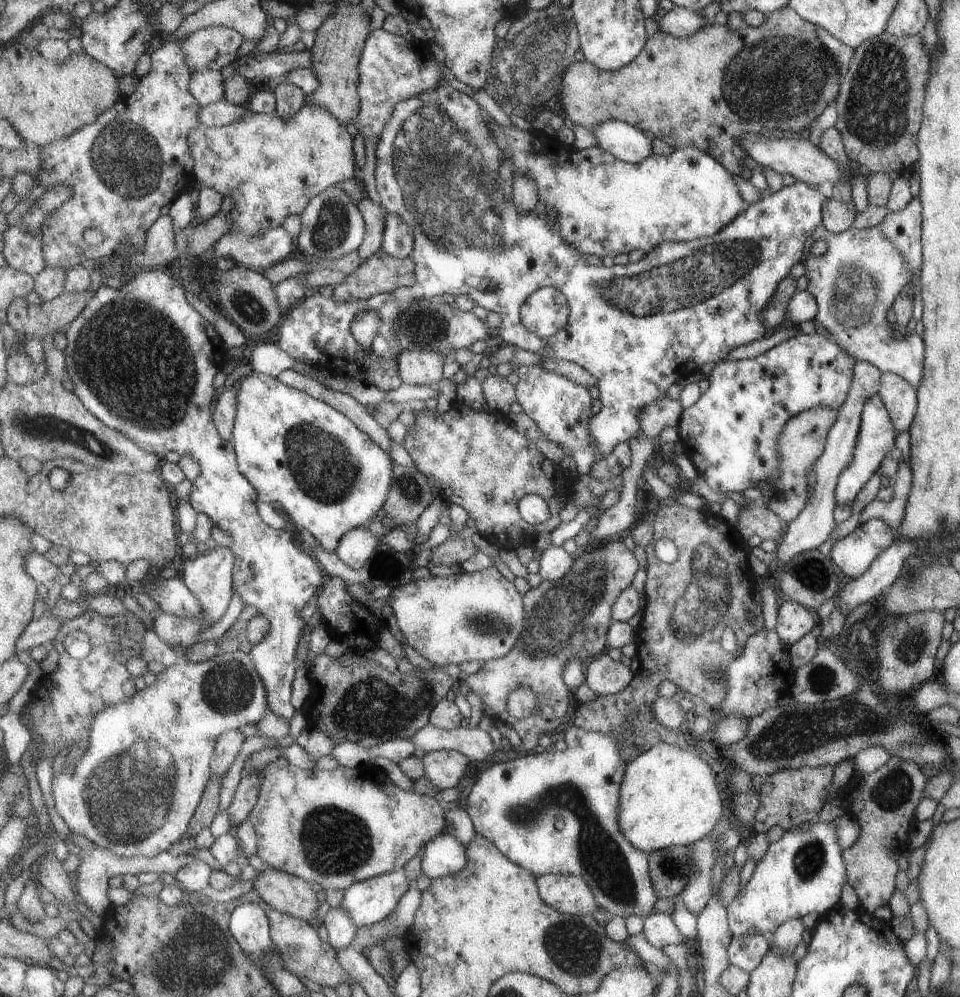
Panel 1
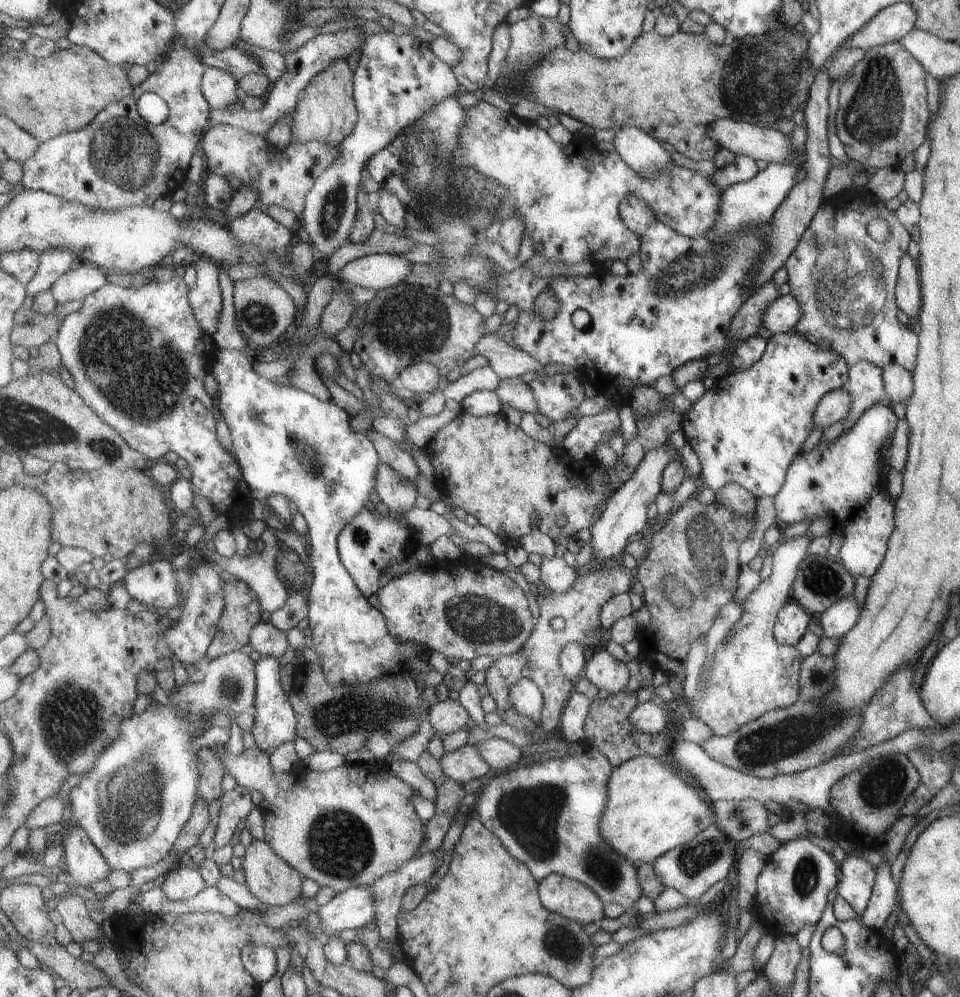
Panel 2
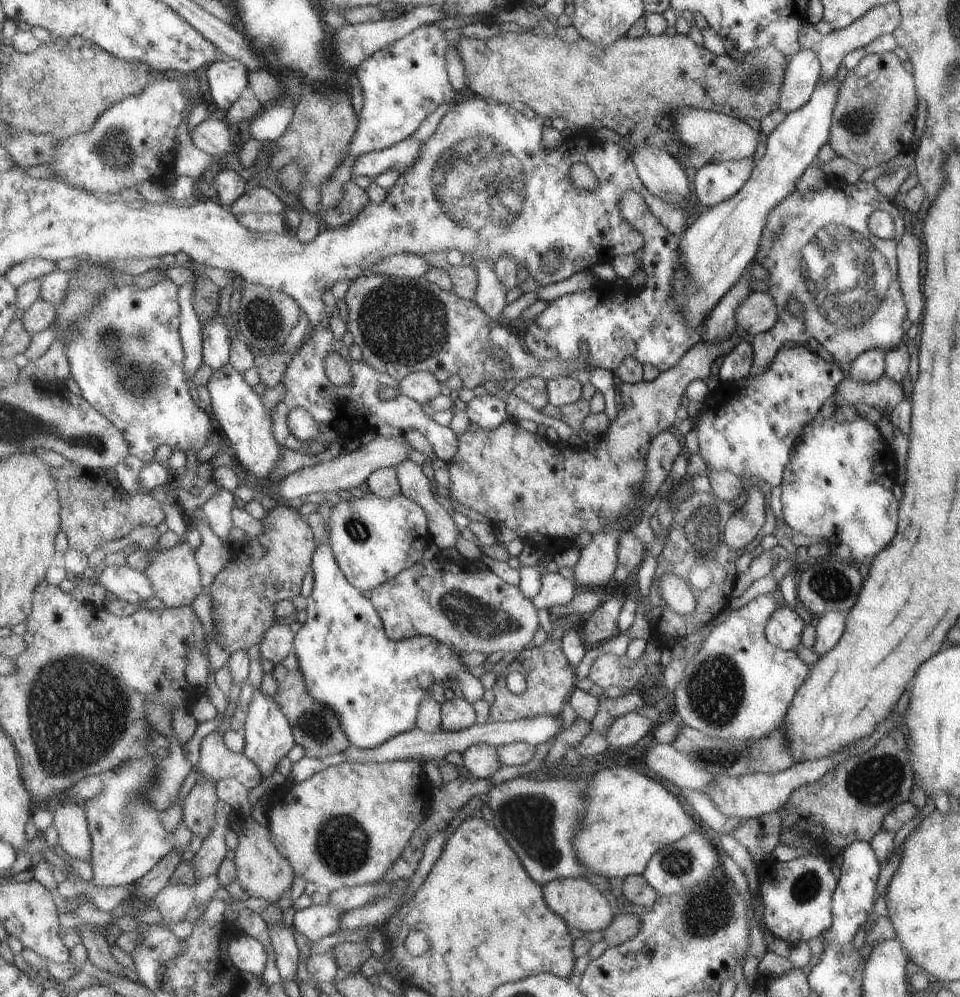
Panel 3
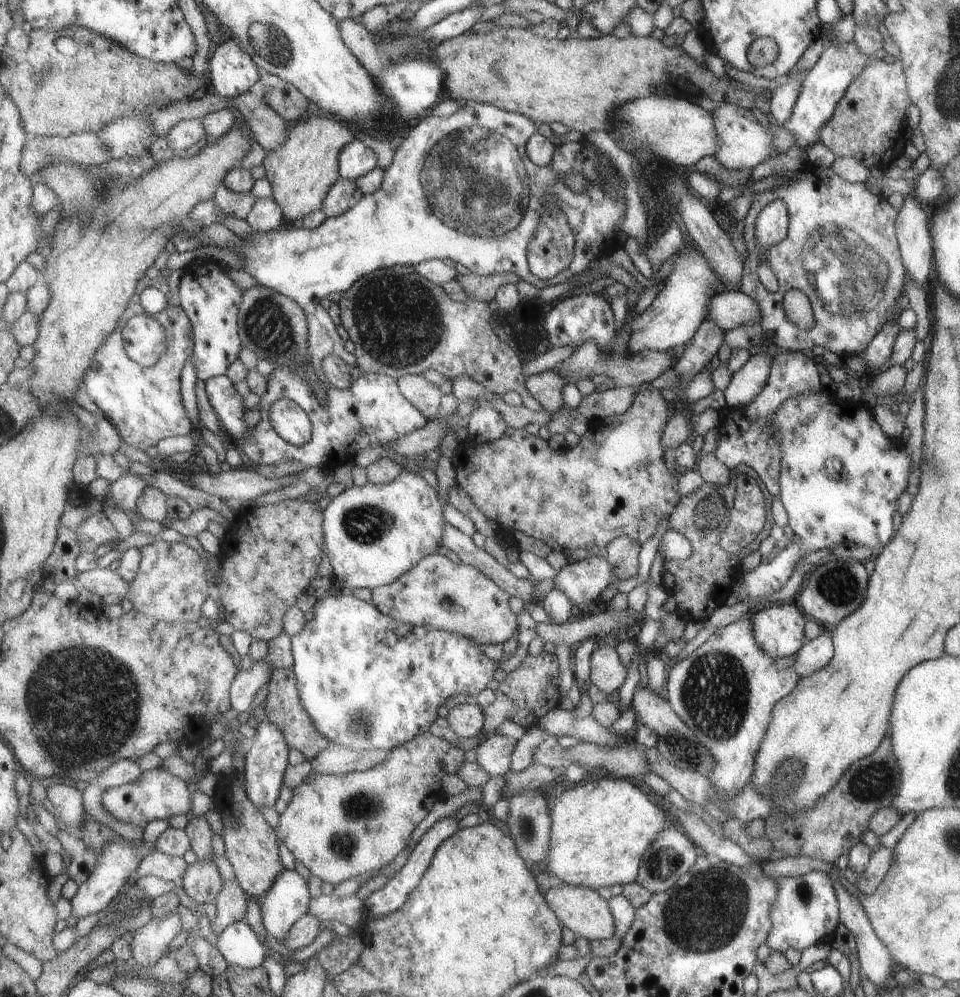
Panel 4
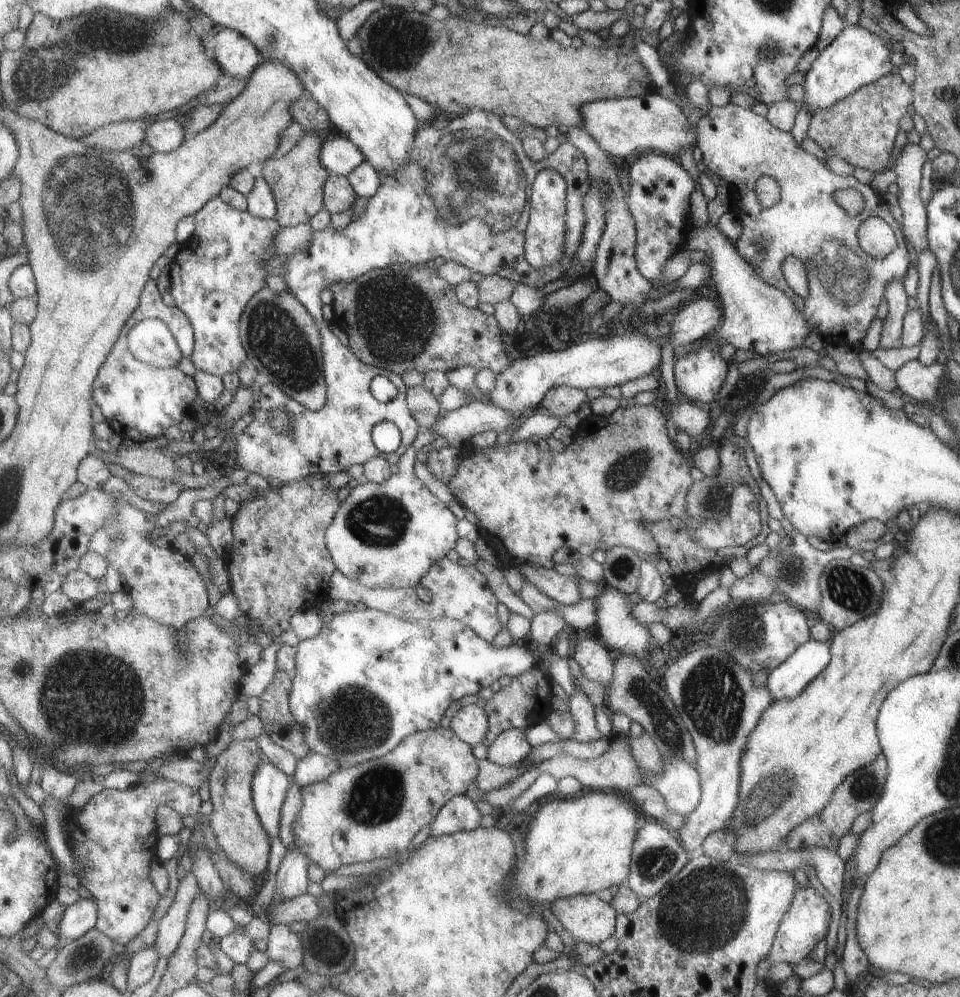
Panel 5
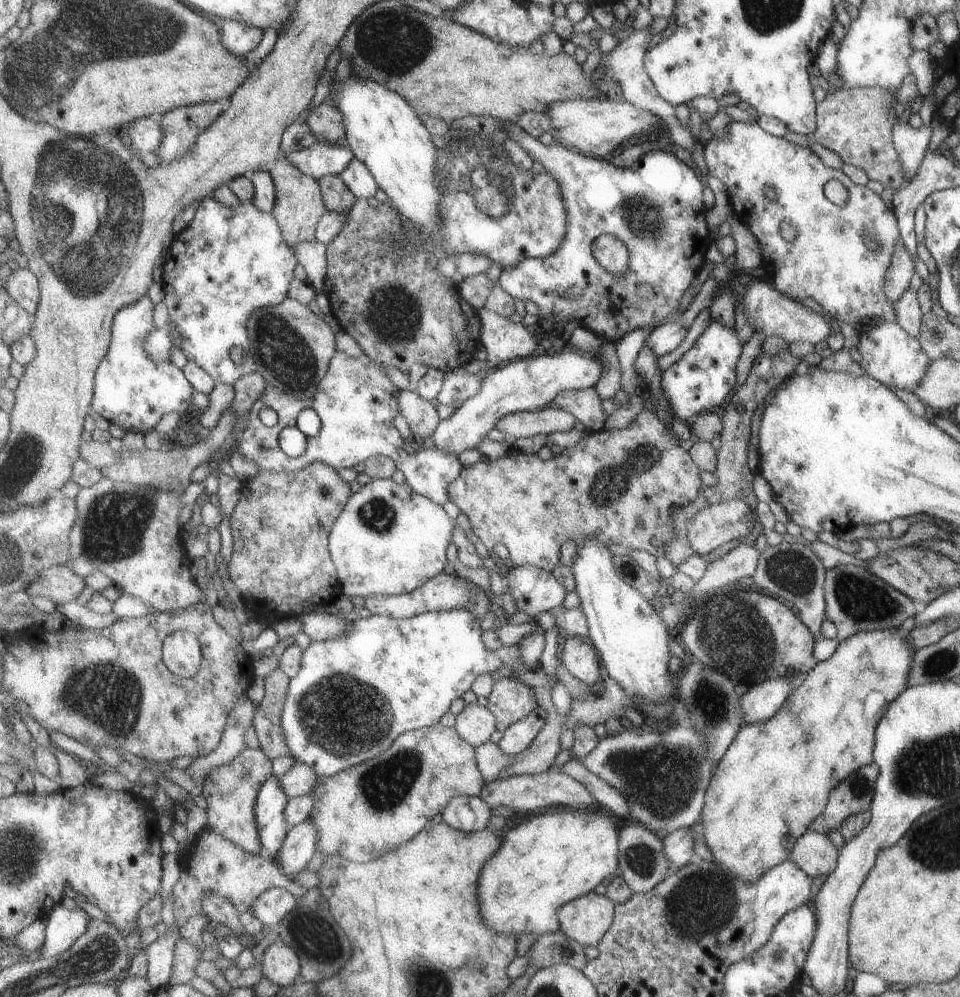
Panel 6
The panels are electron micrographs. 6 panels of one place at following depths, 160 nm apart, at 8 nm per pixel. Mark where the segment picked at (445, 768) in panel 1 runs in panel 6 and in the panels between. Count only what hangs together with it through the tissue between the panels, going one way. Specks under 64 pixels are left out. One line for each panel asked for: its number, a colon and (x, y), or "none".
2: (467, 762)
3: (482, 760)
4: (494, 755)
5: (511, 747)
6: (518, 737)

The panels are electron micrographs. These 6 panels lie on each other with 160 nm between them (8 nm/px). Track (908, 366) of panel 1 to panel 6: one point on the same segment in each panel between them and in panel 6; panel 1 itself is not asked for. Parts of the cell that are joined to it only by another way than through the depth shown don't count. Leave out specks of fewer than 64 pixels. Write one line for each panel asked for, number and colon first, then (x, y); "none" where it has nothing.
2: (843, 280)
3: (816, 247)
4: (839, 250)
5: (845, 285)
6: (828, 261)

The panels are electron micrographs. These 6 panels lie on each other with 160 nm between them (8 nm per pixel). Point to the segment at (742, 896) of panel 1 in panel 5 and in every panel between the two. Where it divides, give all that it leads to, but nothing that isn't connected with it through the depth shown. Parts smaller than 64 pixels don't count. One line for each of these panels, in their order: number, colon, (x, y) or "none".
2: (791, 889)
3: (796, 896)
4: (805, 911)
5: (805, 921)

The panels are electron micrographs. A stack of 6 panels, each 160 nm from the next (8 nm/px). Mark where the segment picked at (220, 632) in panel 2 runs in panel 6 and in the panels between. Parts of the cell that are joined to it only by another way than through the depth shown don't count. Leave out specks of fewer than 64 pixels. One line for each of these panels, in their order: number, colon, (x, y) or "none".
3: (265, 569)
4: (270, 554)
5: (280, 563)
6: (281, 561)

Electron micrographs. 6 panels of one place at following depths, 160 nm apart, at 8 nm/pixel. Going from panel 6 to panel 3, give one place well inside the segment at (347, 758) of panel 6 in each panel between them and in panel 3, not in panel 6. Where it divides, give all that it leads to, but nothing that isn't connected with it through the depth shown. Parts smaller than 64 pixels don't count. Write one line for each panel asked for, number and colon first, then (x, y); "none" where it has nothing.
3: (375, 684)
4: (369, 681)
5: (369, 679)

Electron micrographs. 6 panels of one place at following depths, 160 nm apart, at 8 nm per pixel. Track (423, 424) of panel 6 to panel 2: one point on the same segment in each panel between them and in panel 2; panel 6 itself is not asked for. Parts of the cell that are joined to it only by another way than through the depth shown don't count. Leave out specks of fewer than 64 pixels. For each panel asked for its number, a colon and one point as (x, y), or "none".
2: (423, 377)
3: (423, 386)
4: (427, 397)
5: (425, 406)

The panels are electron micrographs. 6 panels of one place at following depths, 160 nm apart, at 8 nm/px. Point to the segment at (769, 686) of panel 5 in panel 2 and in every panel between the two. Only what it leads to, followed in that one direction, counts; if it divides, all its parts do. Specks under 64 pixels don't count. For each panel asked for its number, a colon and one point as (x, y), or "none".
2: (836, 620)
3: (828, 626)
4: (815, 653)

